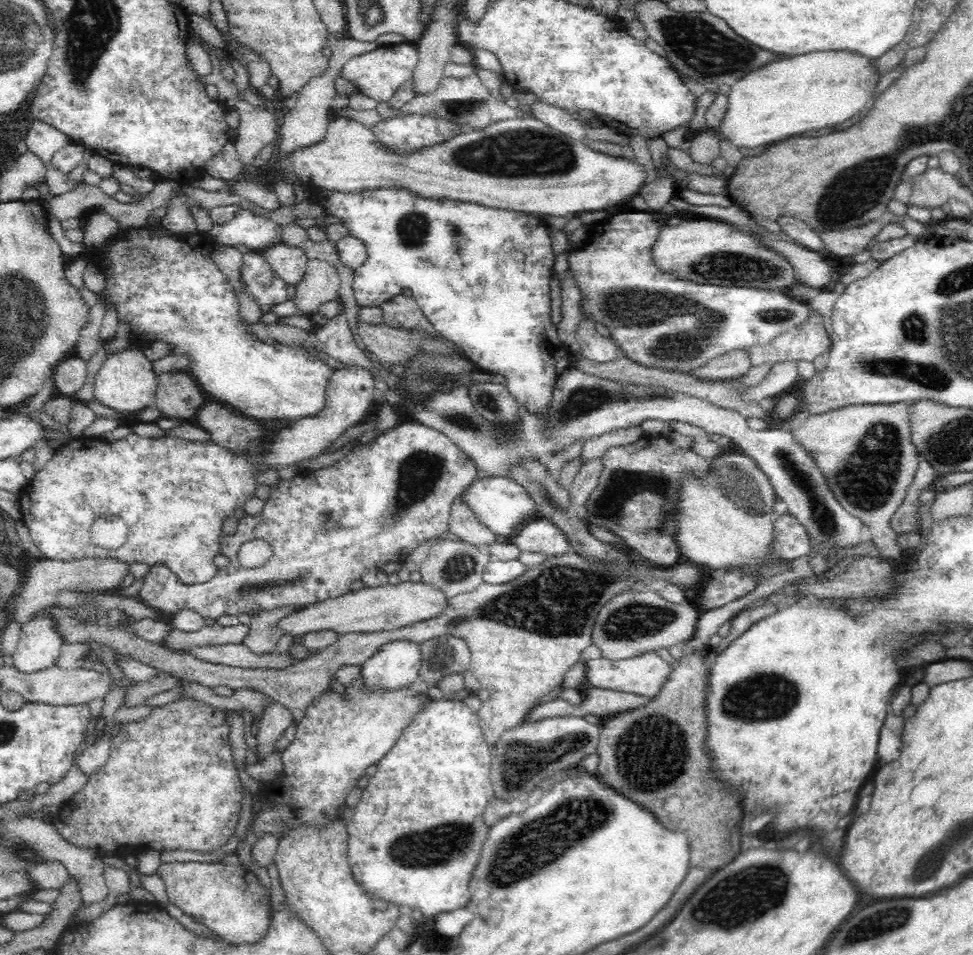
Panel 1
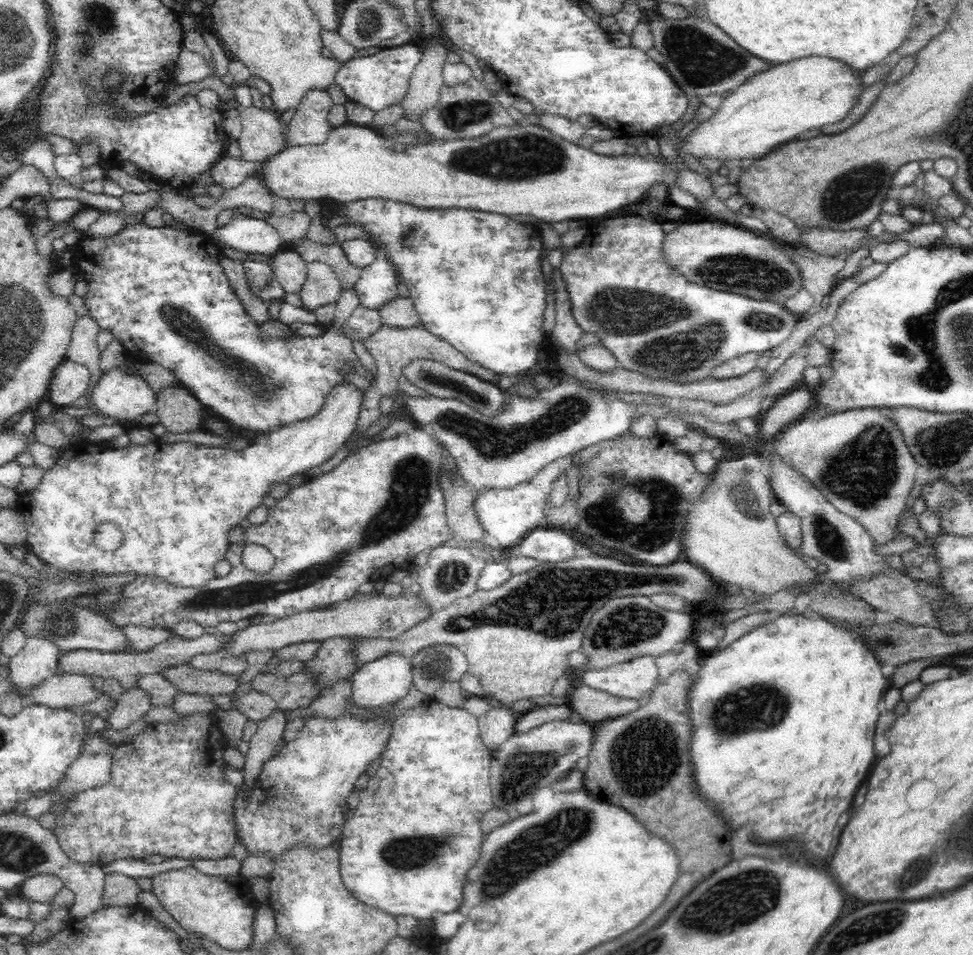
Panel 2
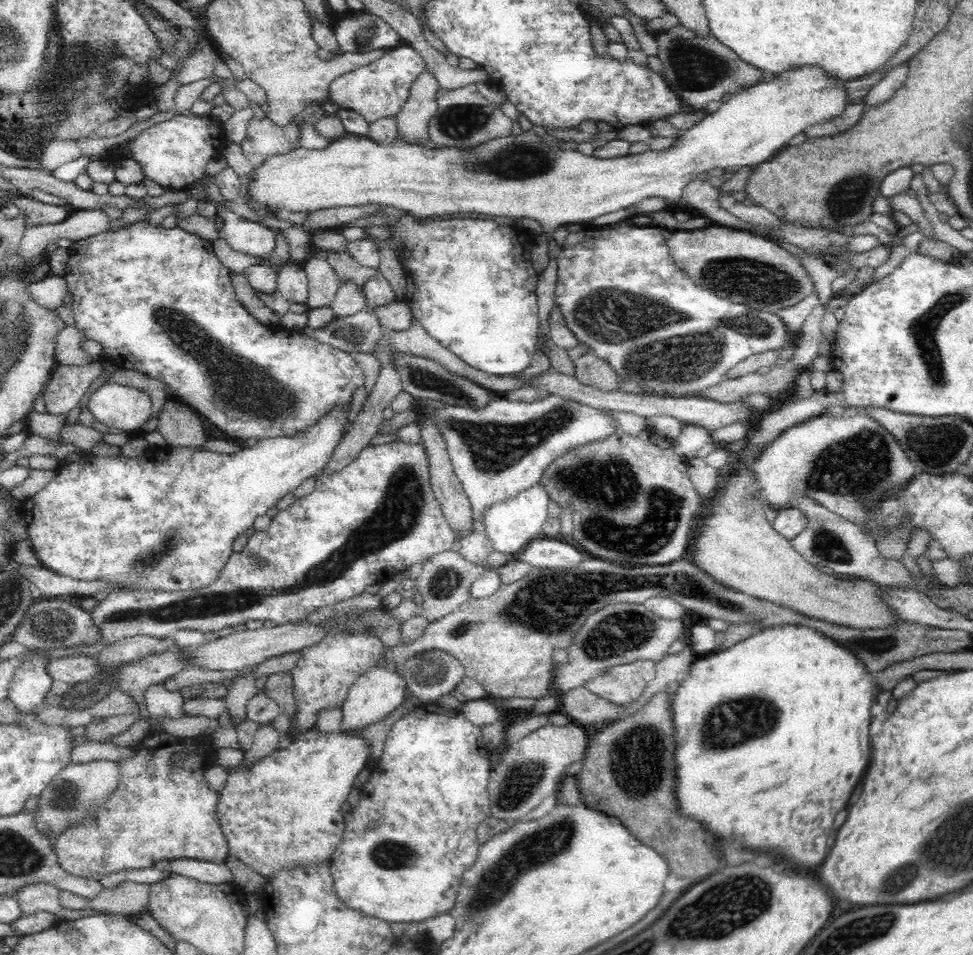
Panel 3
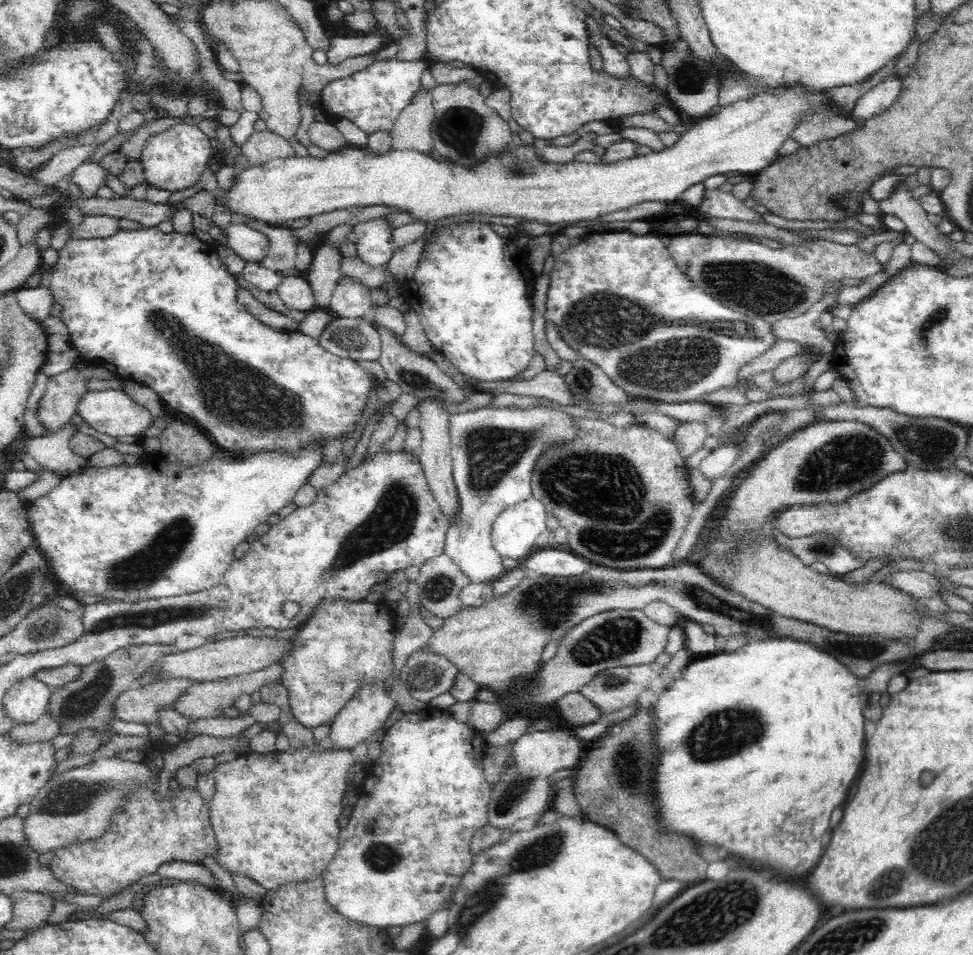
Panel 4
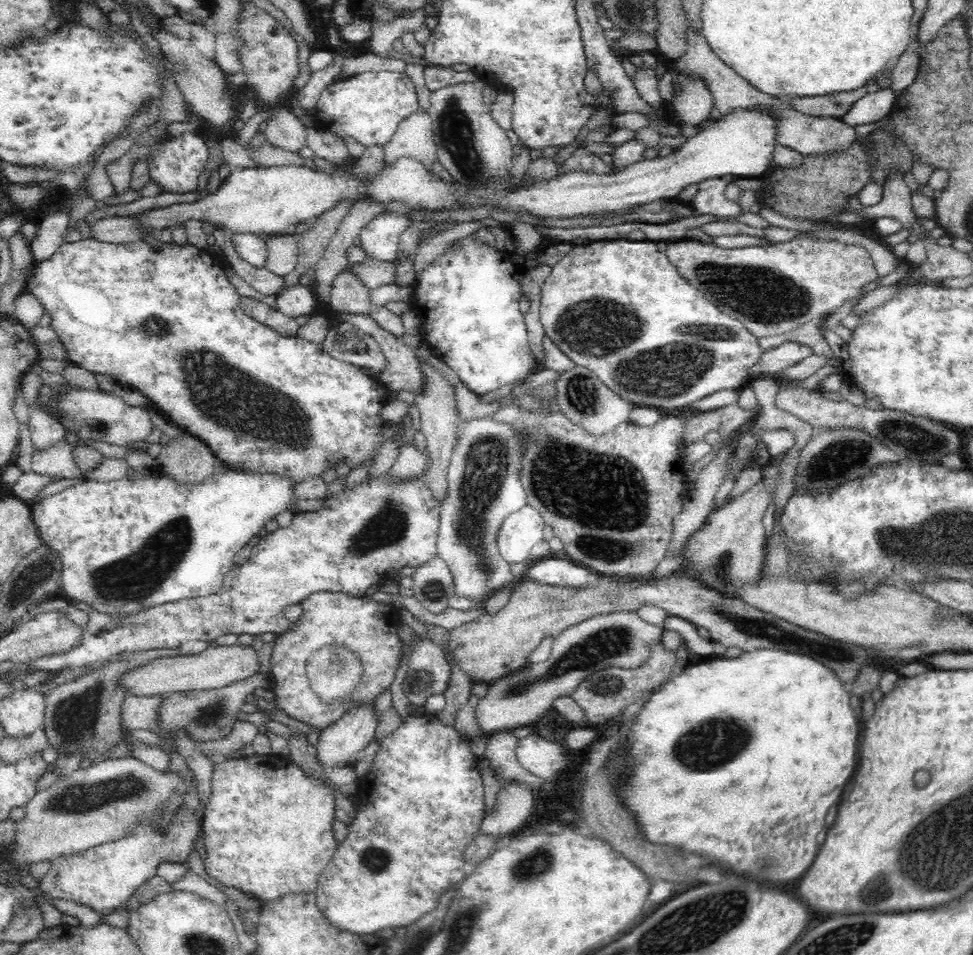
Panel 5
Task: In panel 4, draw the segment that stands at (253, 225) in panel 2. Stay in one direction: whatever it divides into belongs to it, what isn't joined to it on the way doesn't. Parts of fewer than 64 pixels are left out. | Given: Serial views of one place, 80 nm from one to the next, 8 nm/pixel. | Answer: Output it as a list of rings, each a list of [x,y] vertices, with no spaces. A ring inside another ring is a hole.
[[[232,216],[226,228],[229,248],[247,262],[261,261],[270,248],[270,239],[260,229],[246,225]]]

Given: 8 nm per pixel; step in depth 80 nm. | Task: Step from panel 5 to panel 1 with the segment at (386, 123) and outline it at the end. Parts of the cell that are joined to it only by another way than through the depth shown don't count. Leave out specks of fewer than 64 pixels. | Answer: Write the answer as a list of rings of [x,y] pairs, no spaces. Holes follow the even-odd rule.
[[[408,42],[397,45],[379,45],[374,50],[352,56],[344,66],[340,76],[356,86],[358,92],[366,94],[377,102],[388,102],[400,85],[403,85],[417,66],[419,54],[414,44]]]

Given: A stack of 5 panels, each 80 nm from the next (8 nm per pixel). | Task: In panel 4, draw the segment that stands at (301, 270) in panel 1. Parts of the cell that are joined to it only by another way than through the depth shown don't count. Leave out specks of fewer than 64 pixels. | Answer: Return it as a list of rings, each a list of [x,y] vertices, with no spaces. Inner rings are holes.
[[[284,276],[278,283],[277,292],[289,311],[312,311],[314,305],[313,292],[307,277]]]

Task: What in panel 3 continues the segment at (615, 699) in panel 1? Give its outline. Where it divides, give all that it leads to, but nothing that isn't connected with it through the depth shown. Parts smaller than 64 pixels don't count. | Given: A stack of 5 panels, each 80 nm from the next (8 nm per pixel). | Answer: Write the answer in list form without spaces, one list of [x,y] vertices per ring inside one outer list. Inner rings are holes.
[[[580,685],[562,695],[558,711],[571,718],[575,724],[589,726],[617,721],[628,715],[630,708],[599,697]]]

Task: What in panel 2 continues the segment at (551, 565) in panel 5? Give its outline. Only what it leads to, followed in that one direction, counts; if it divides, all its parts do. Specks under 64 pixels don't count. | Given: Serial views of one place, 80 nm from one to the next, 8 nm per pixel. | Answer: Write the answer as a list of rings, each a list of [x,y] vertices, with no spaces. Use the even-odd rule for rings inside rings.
[[[540,525],[528,531],[509,548],[513,557],[530,557],[537,561],[558,562],[575,556],[575,544],[570,534],[554,526]]]

